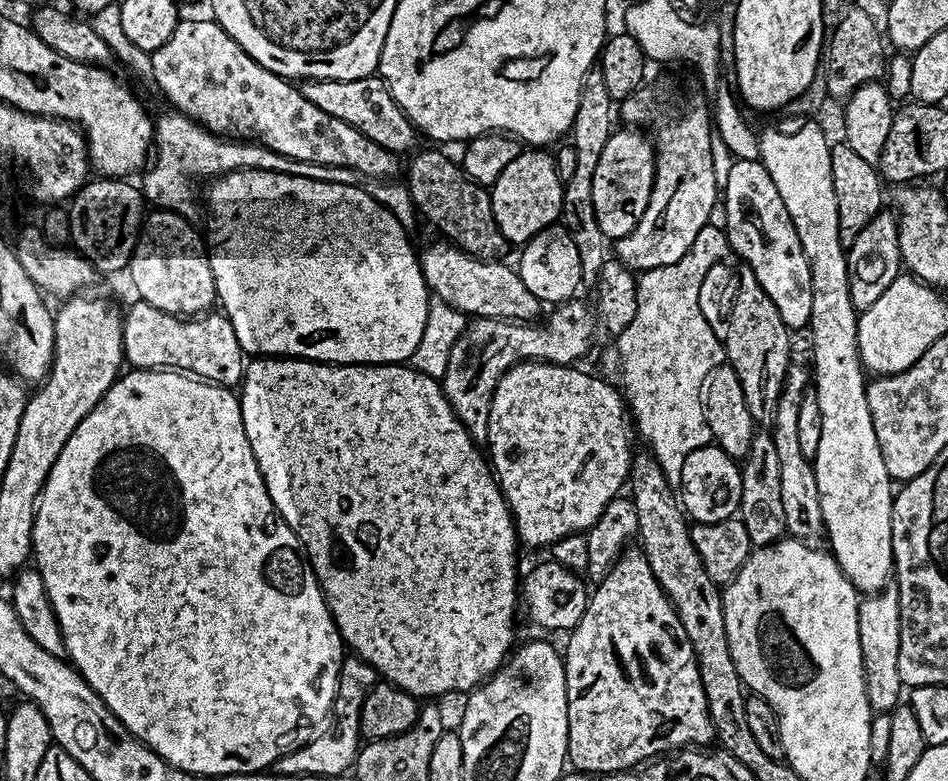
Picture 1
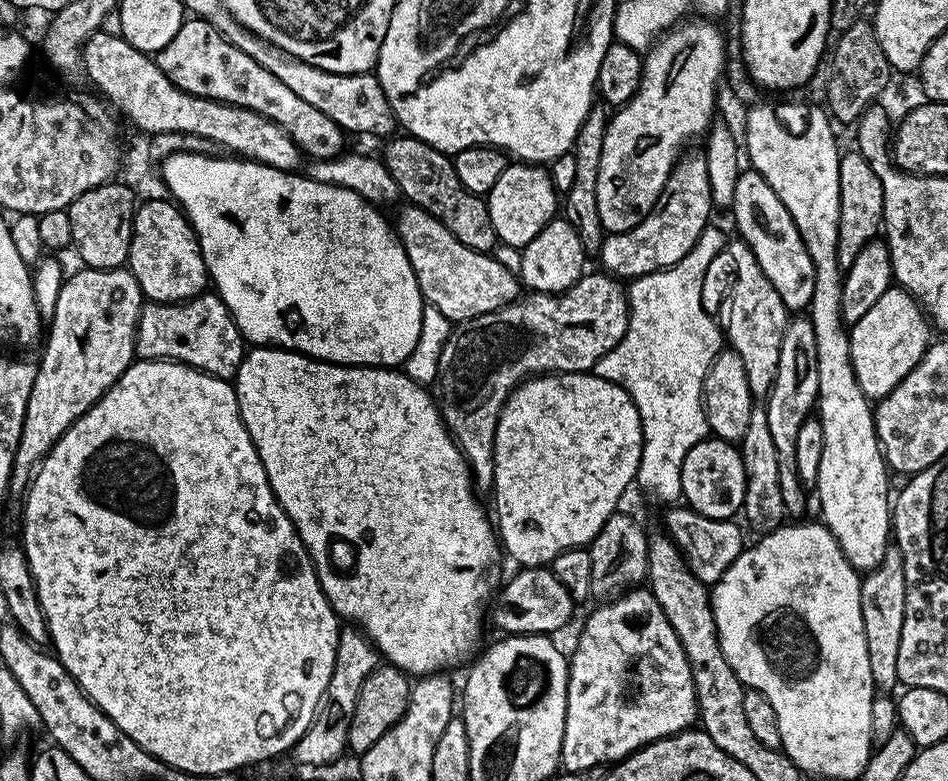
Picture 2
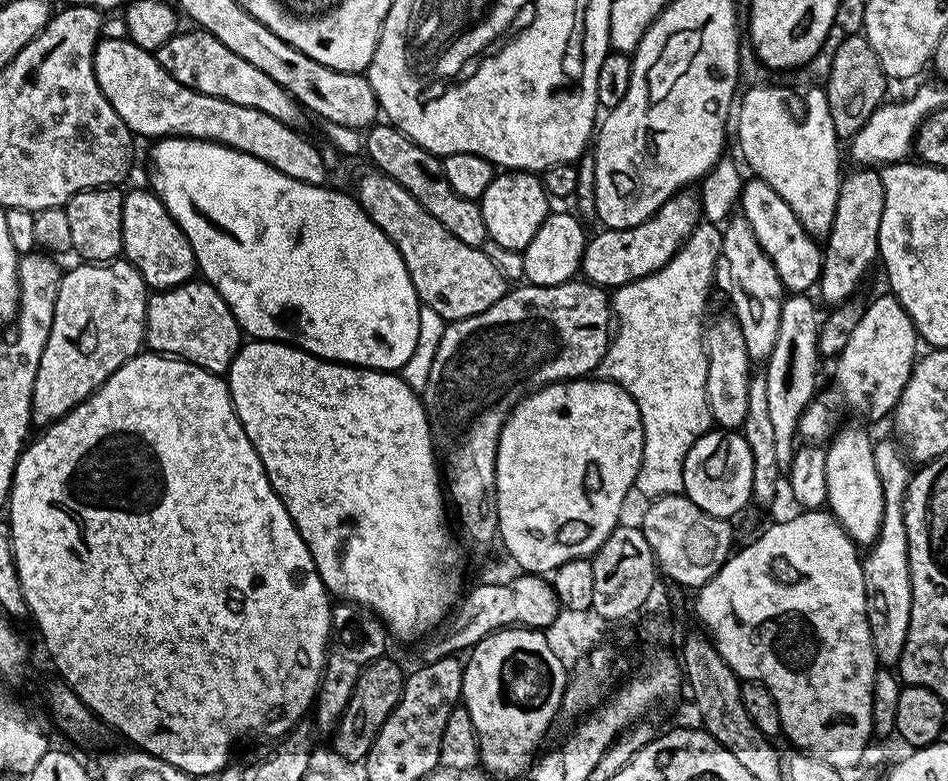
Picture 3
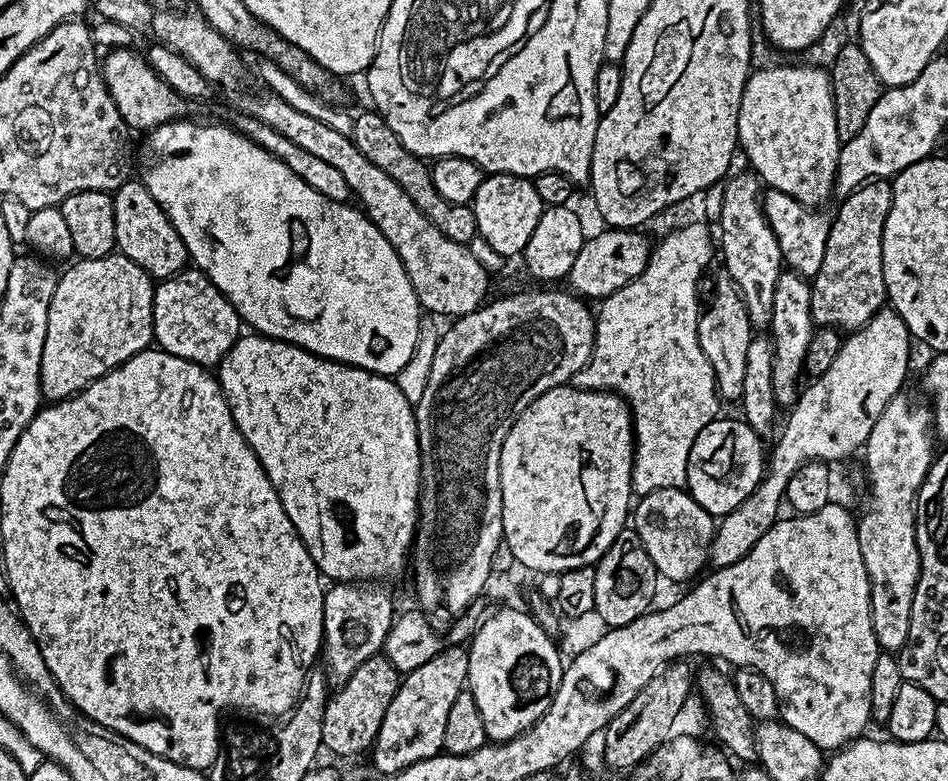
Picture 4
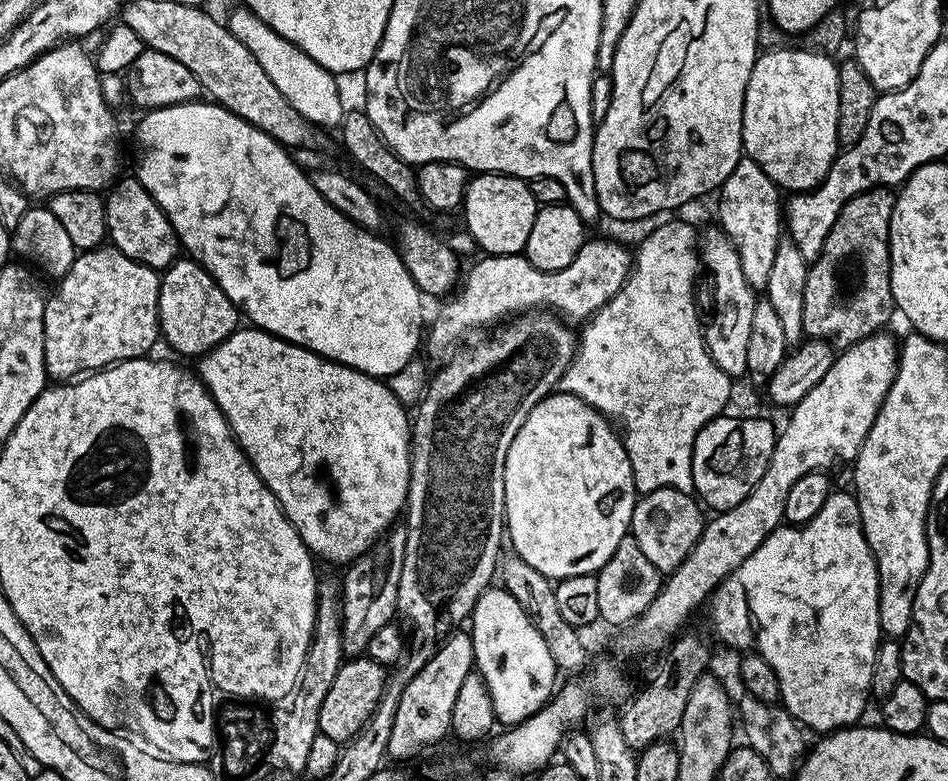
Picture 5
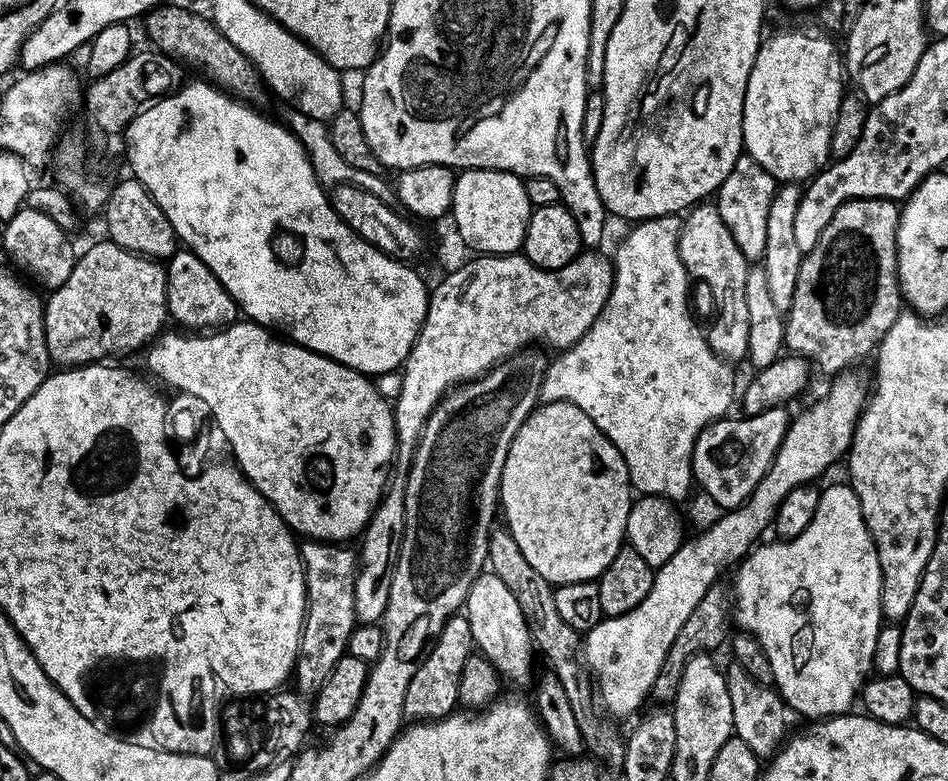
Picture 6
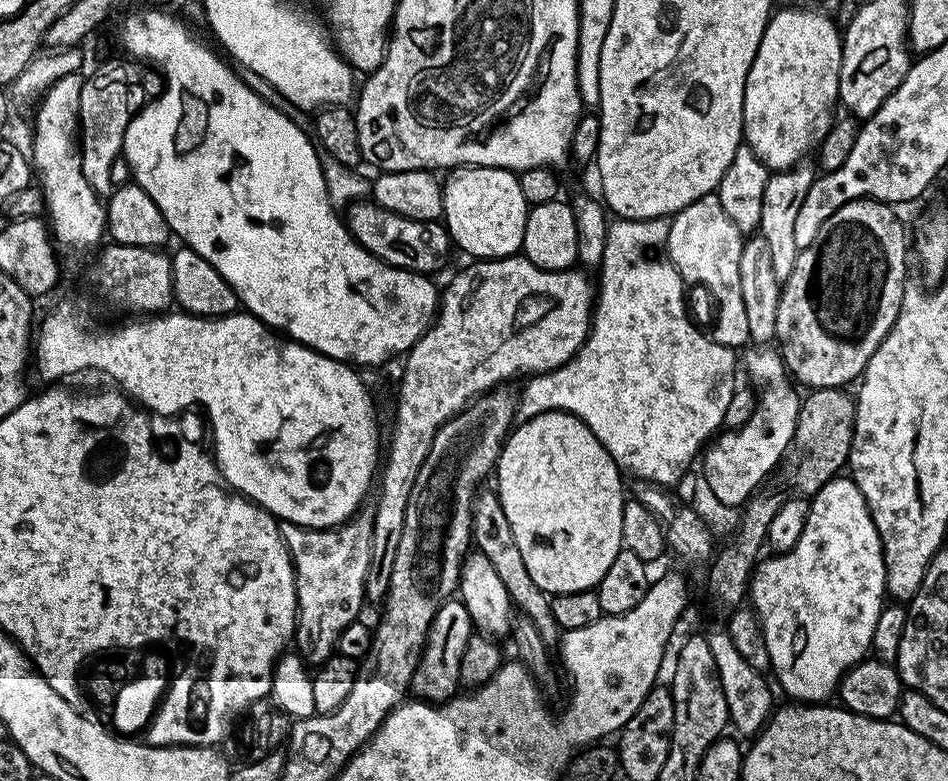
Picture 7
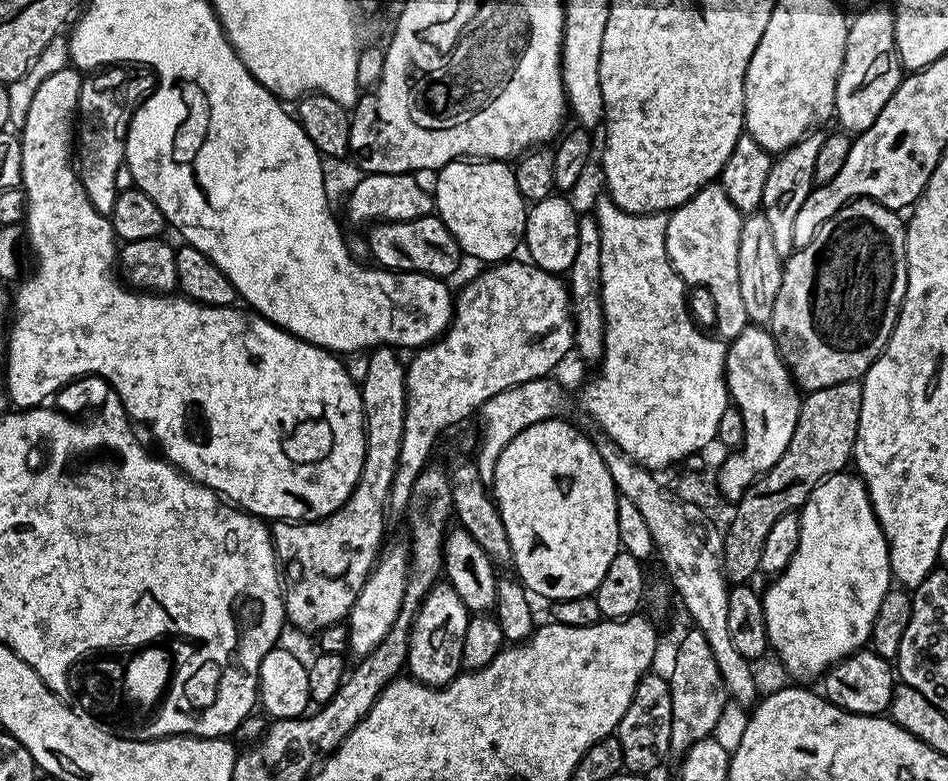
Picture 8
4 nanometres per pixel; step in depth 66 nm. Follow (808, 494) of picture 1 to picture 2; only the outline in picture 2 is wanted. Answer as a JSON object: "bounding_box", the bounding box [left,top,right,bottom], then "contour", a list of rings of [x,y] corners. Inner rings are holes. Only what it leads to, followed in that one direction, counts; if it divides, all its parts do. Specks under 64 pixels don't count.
{"bounding_box":[766,314,820,518],"contour":[[[800,314],[789,319],[782,334],[778,350],[778,370],[774,374],[772,389],[768,391],[766,403],[766,423],[774,437],[774,450],[778,450],[778,486],[782,486],[784,511],[789,517],[800,518],[808,508],[806,485],[798,478],[798,466],[794,466],[794,442],[798,439],[798,429],[813,415],[820,398],[818,382],[818,354],[814,326],[807,315]]]}

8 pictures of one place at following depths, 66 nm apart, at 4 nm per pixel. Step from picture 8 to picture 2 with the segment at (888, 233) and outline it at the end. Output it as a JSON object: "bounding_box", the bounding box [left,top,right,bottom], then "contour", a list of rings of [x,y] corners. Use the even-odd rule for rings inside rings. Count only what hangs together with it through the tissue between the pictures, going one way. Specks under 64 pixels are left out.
{"bounding_box":[838,150,884,269],"contour":[[[859,150],[845,151],[840,157],[838,166],[838,190],[840,191],[840,213],[838,214],[838,262],[841,269],[848,269],[858,258],[858,250],[866,246],[871,240],[877,239],[884,223],[884,203],[882,202],[882,182],[878,182],[878,174],[870,170],[870,162],[862,158]]]}

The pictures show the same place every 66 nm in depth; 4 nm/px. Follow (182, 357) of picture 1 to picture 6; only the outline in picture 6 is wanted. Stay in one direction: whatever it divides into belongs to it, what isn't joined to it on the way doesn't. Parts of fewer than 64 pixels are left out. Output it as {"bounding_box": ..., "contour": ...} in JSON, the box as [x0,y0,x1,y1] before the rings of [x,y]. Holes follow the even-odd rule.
{"bounding_box":[166,250,237,334],"contour":[[[177,250],[167,261],[166,271],[168,315],[173,325],[196,334],[204,334],[209,330],[219,330],[237,323],[236,300],[226,290],[226,286],[222,286],[222,282],[214,278],[210,266],[206,266],[206,262],[202,262],[200,256],[187,250]]]}

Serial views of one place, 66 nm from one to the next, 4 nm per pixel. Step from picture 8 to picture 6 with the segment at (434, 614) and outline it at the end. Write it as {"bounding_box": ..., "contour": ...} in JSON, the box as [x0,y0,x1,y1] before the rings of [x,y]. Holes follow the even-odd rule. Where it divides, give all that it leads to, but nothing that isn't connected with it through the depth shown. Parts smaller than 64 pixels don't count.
{"bounding_box":[404,615,473,721],"contour":[[[467,615],[451,616],[446,622],[446,626],[442,626],[439,636],[429,647],[427,658],[422,662],[422,666],[418,666],[418,674],[414,674],[414,678],[406,690],[404,715],[409,721],[443,720],[445,716],[450,716],[457,711],[458,682],[462,678],[462,670],[473,652],[472,631]]]}

